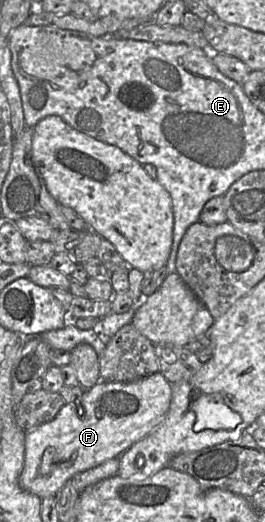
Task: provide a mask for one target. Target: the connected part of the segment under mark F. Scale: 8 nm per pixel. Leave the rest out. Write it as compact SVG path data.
M156 372L133 382L101 380L82 397L64 404L56 417L25 433L24 466L19 485L41 499L56 495L77 473L119 457L165 419L172 399L172 384Z

